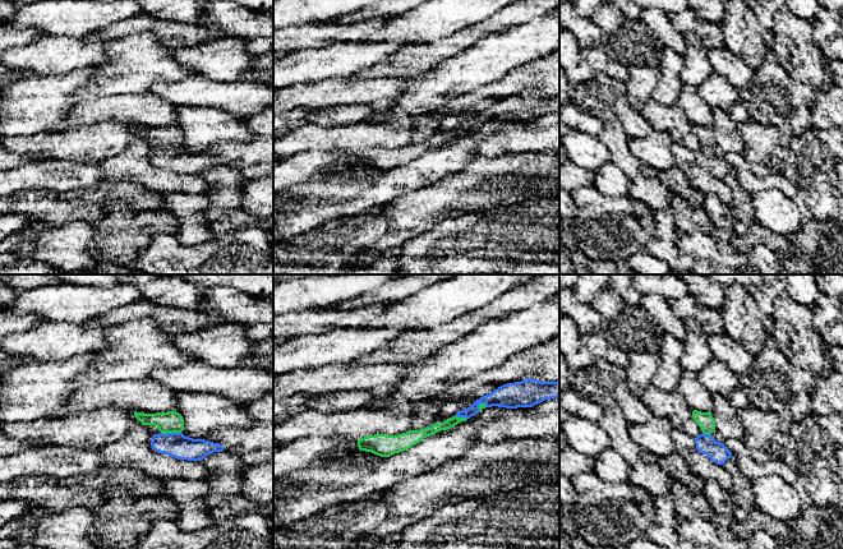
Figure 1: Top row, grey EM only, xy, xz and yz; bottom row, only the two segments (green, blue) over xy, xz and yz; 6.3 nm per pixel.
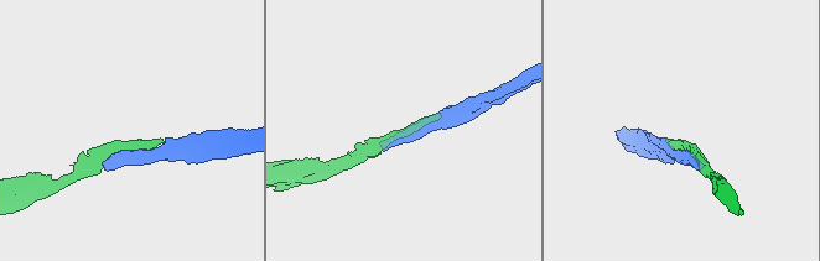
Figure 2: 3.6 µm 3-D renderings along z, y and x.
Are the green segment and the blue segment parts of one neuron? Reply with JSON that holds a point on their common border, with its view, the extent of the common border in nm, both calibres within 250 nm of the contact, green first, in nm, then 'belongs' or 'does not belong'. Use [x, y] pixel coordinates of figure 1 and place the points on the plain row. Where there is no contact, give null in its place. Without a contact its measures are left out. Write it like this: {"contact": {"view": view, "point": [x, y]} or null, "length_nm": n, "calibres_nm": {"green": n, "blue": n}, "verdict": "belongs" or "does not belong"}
{"contact": {"view": "xy", "point": [171, 146]}, "length_nm": 110, "calibres_nm": {"green": 140, "blue": 160}, "verdict": "belongs"}

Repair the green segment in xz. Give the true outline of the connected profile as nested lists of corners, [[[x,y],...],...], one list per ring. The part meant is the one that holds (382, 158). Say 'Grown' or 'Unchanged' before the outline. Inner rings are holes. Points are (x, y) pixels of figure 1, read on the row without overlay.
Grown. [[[525,92],[521,96],[507,97],[489,109],[476,114],[470,121],[459,125],[455,130],[443,137],[433,138],[419,144],[407,144],[399,149],[376,148],[358,153],[360,165],[372,166],[381,171],[390,171],[400,167],[422,156],[424,152],[441,144],[453,142],[461,135],[466,135],[485,121],[498,120],[506,123],[533,121],[545,114],[559,111],[559,94],[540,96]]]

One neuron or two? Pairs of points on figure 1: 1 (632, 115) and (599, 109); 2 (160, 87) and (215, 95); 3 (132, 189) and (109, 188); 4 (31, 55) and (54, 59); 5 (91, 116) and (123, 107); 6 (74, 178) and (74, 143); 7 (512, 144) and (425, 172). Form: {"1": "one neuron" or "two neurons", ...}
{"1": "one neuron", "2": "one neuron", "3": "one neuron", "4": "one neuron", "5": "one neuron", "6": "two neurons", "7": "two neurons"}

